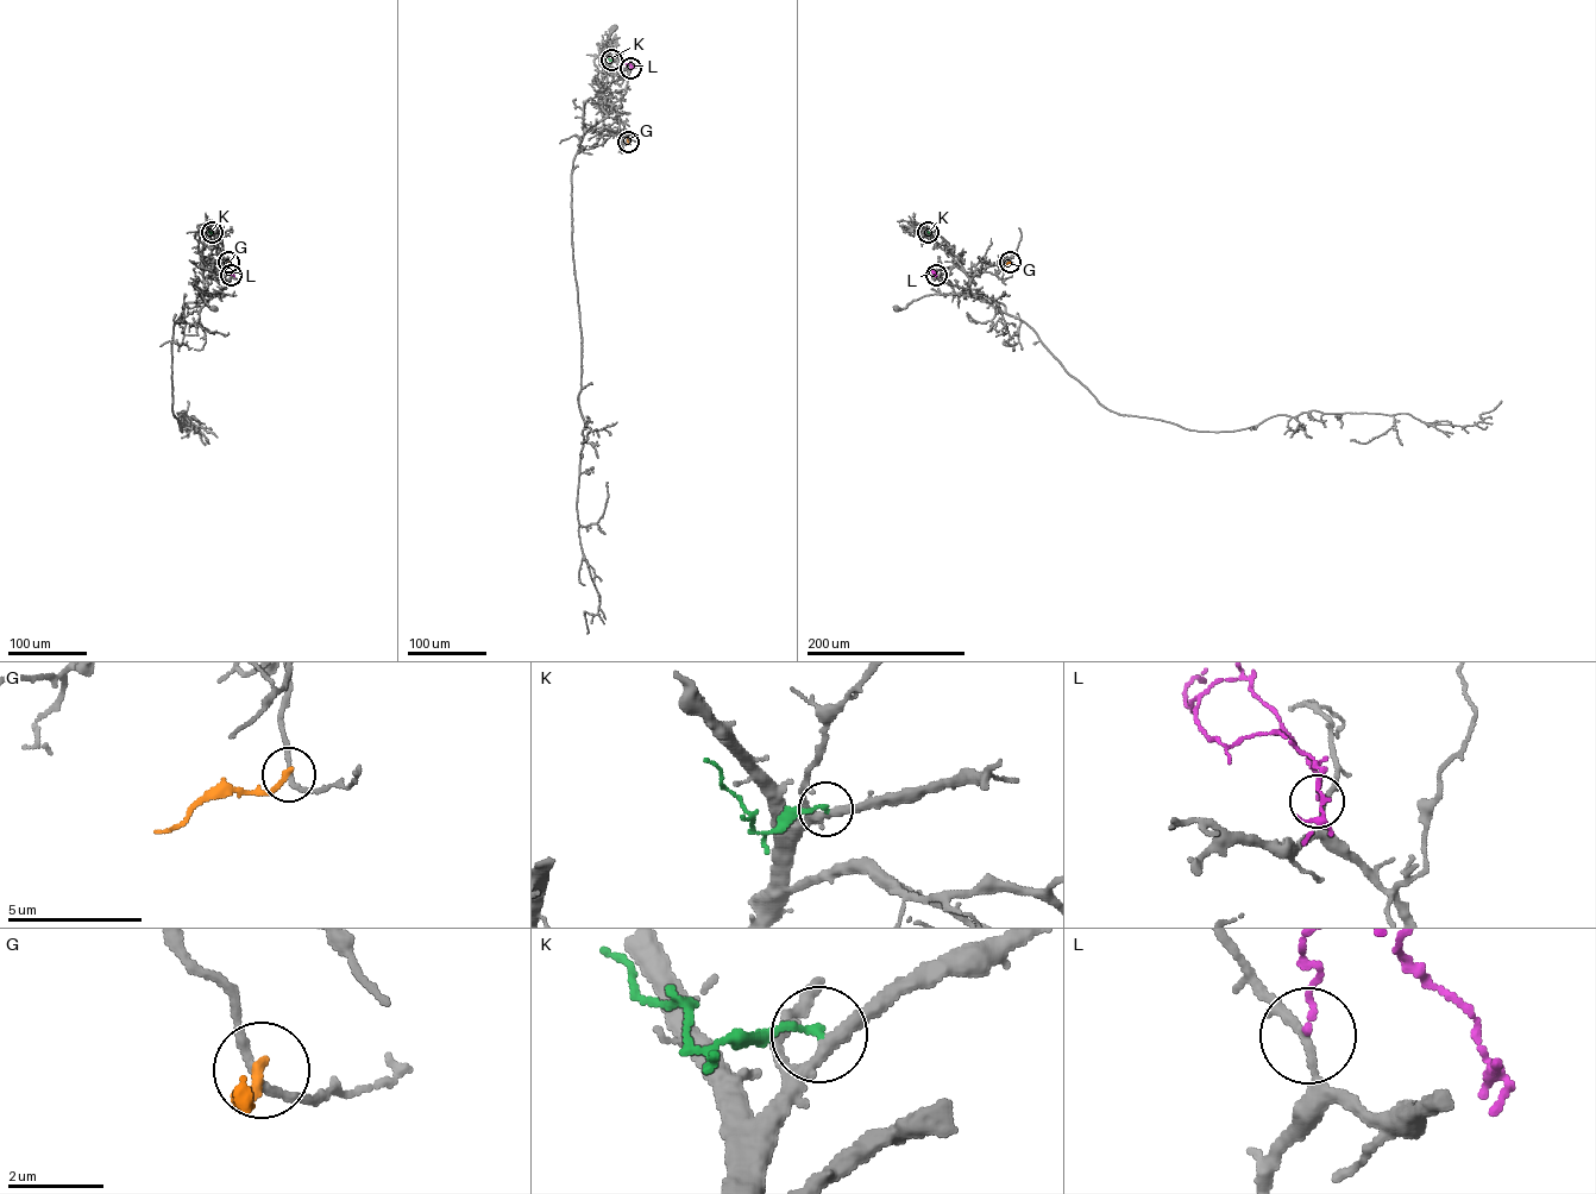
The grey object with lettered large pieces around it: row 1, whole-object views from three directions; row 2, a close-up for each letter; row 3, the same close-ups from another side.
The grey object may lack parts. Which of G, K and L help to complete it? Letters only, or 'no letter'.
L

